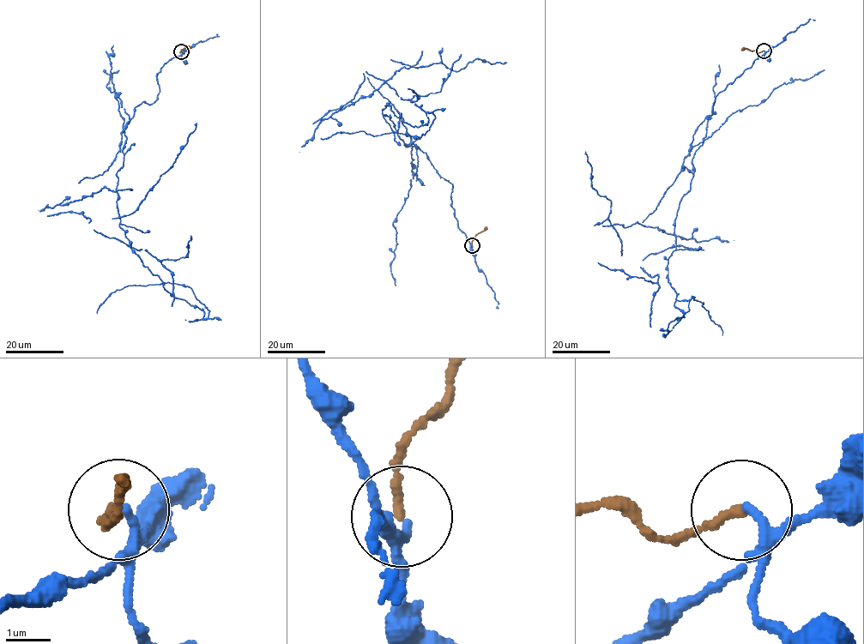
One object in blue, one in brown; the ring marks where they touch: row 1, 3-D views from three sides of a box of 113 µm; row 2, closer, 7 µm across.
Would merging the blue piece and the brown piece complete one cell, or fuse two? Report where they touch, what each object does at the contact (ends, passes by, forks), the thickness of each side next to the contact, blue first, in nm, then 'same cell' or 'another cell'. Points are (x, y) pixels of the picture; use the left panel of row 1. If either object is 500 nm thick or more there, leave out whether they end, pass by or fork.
at (181, 51); blue passes by; brown ends there; 130 nm thick on the blue side, 180 nm on the other; same cell

